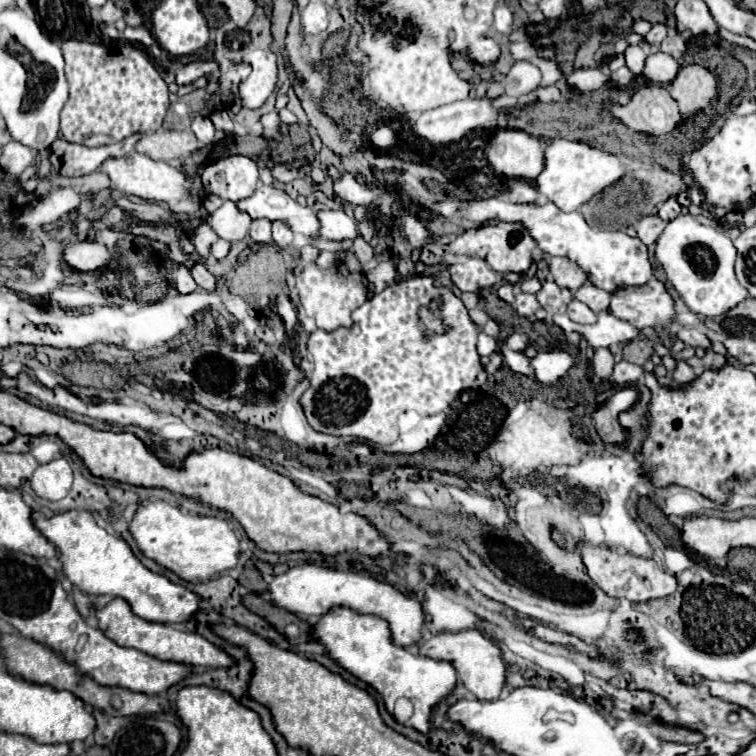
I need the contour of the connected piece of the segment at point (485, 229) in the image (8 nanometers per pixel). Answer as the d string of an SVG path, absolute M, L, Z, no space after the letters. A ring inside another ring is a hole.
M487 222L481 228L471 228L457 236L449 246L445 246L445 252L451 254L461 254L461 256L479 256L483 258L491 270L507 274L525 274L527 268L531 266L531 250L535 248L535 240L529 236L525 228L519 224L509 224L509 222Z

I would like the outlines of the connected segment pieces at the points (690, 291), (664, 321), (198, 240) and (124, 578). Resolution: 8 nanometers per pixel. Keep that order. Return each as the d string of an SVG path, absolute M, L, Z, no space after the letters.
M681 214L665 226L657 240L655 256L683 302L701 316L719 316L749 296L735 278L733 266L737 250L731 238L713 226L697 222L691 214Z
M651 278L643 286L627 286L613 292L609 312L639 330L663 328L675 320L675 300L663 282Z
M203 222L199 228L193 230L191 242L193 242L195 250L199 252L199 256L201 256L203 260L207 260L207 258L211 256L211 244L217 242L217 234L207 226L207 222Z
M33 510L31 520L35 528L55 546L63 576L81 592L119 596L131 604L131 610L137 616L151 622L187 622L199 610L197 594L147 570L133 556L127 542L103 530L95 522L93 514L83 510L67 510L59 514L43 514Z

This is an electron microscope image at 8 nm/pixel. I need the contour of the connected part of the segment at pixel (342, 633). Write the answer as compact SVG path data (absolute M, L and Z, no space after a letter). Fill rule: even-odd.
M331 608L331 612L323 614L311 630L311 638L315 638L327 650L327 656L331 660L339 662L339 666L347 668L355 678L373 686L383 696L389 714L393 714L397 698L409 698L413 704L413 716L409 718L409 726L423 734L429 732L431 708L441 698L445 698L457 682L455 668L449 662L409 654L405 648L391 642L391 632L385 620L369 614L357 614L349 608Z

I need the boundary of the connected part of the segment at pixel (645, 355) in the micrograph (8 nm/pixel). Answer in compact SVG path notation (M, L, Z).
M635 338L623 346L623 360L645 364L653 356L653 342L647 338Z

